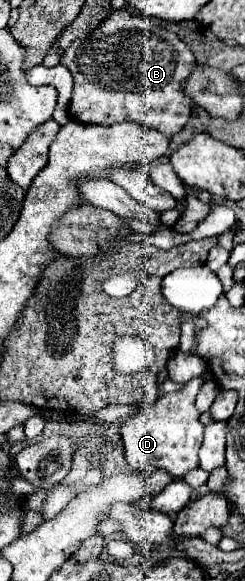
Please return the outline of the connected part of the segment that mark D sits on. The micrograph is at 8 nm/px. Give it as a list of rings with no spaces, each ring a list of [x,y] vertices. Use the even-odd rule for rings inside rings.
[[[203,377],[191,379],[177,393],[165,393],[153,405],[141,409],[121,425],[125,461],[133,471],[151,477],[157,469],[167,471],[173,479],[185,477],[187,471],[199,465],[199,447],[203,441],[203,425],[195,409],[195,395],[203,385]]]

